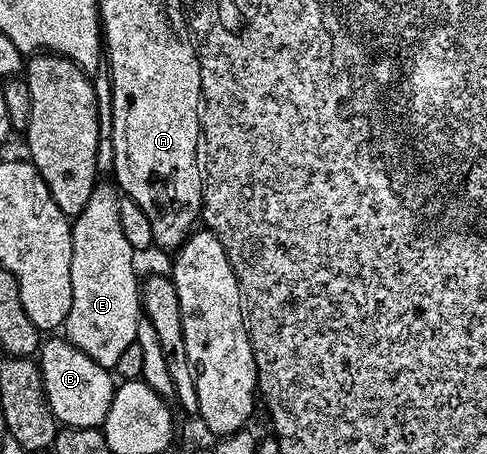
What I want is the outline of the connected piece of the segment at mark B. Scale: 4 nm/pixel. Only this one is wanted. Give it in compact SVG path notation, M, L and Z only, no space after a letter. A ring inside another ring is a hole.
M60 335L50 338L49 341L47 338L41 344L38 350L38 364L48 406L61 426L91 429L103 426L114 392L114 377L109 370L94 363L90 355L86 355Z

